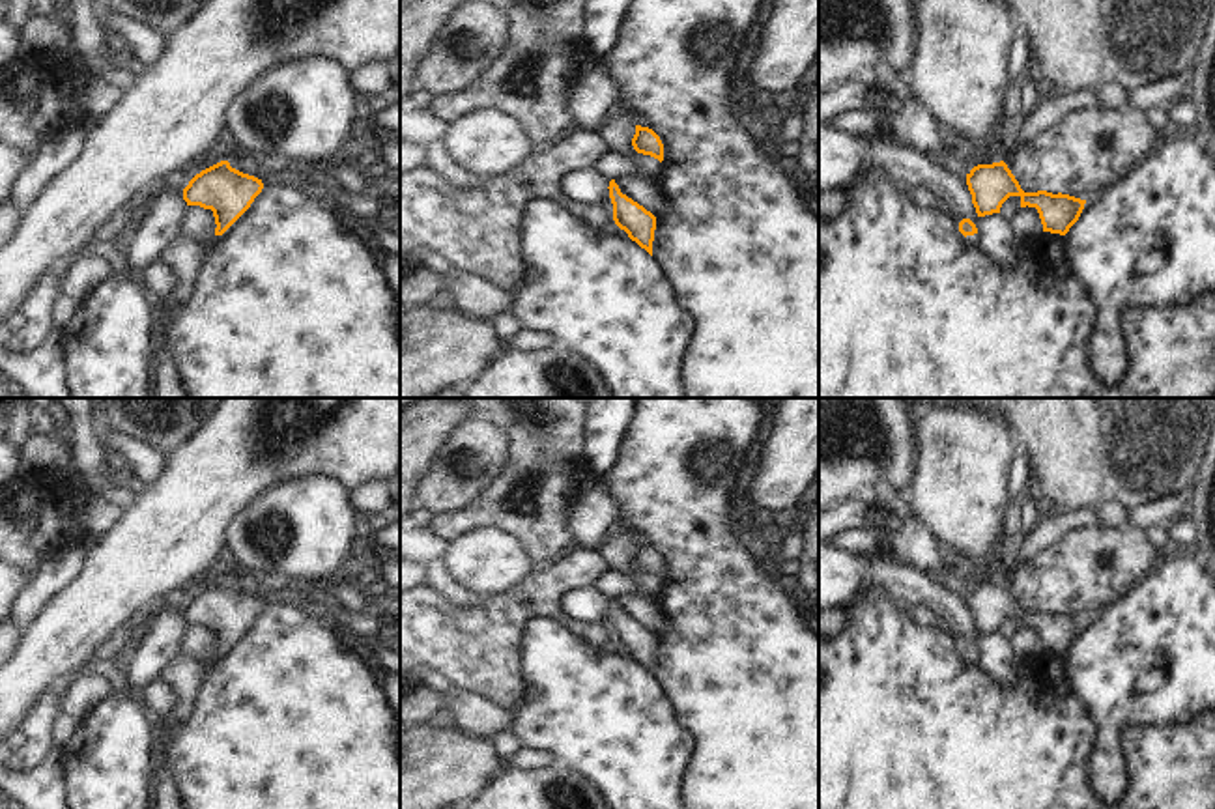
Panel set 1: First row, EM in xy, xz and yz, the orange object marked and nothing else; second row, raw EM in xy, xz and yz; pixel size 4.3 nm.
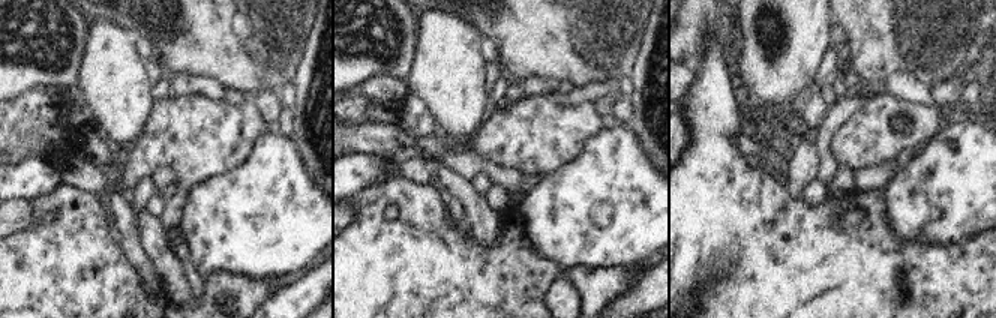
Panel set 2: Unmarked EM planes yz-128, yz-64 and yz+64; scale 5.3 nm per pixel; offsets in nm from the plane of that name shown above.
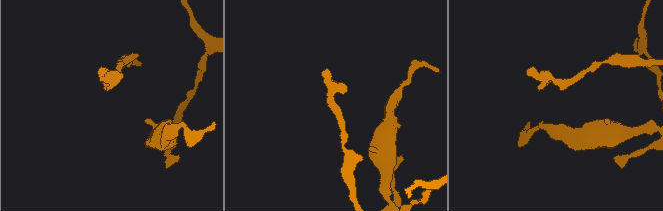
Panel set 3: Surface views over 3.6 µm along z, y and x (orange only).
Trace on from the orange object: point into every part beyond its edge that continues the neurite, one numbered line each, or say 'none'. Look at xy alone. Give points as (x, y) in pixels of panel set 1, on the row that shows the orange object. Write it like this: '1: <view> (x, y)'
none

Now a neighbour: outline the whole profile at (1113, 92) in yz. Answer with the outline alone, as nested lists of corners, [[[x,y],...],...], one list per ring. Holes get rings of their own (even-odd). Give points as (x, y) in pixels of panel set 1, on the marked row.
[[[1118,80],[1099,84],[1095,88],[1095,93],[1107,108],[1118,108],[1118,110],[1131,108],[1129,90],[1123,88]]]

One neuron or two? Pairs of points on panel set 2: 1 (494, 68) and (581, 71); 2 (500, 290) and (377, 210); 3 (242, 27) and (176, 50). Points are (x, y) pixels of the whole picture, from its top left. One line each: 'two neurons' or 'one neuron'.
1: two neurons
2: one neuron
3: one neuron

